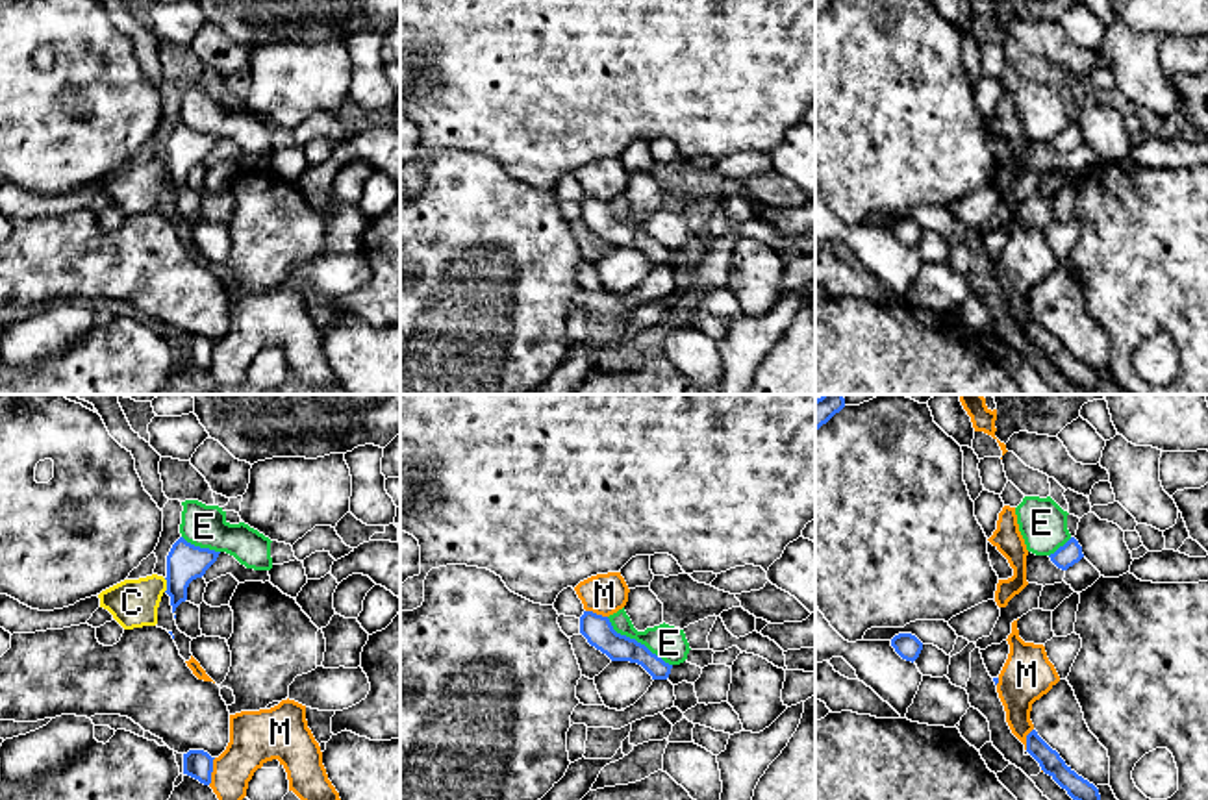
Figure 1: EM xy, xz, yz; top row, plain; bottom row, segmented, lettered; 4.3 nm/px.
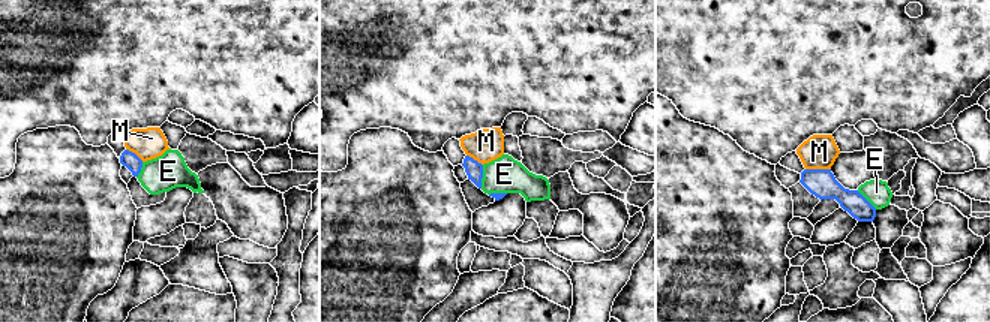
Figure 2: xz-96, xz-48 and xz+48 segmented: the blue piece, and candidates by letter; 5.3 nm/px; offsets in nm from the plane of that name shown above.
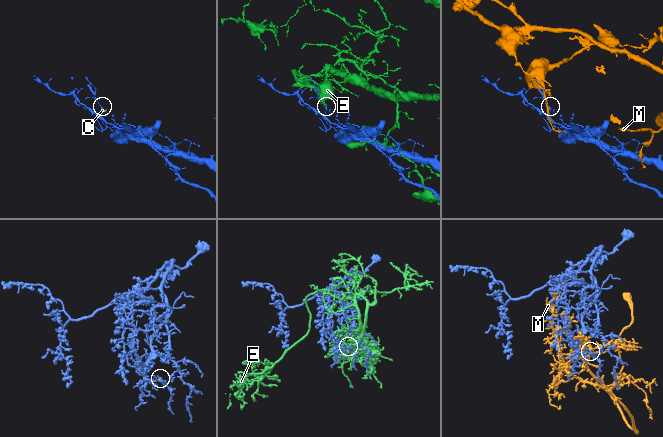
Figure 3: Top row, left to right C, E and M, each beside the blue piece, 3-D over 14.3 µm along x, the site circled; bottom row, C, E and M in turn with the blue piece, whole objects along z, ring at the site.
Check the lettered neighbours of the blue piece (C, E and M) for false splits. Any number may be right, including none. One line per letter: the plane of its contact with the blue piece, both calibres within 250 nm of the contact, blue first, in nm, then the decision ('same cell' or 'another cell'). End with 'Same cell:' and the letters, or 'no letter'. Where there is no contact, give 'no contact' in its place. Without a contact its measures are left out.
C: xy | 160/200 nm | another cell
E: xz | 130/150 nm | another cell
M: xy | 130/220 nm | another cell
Same cell: no letter

